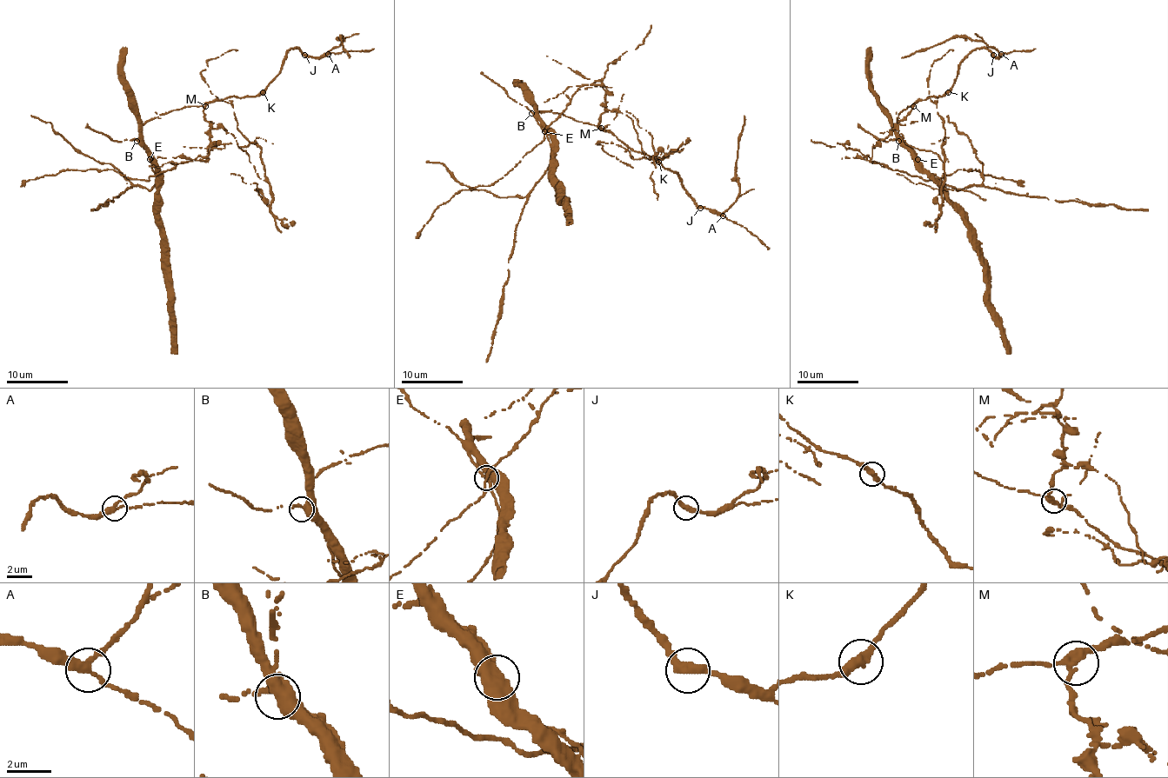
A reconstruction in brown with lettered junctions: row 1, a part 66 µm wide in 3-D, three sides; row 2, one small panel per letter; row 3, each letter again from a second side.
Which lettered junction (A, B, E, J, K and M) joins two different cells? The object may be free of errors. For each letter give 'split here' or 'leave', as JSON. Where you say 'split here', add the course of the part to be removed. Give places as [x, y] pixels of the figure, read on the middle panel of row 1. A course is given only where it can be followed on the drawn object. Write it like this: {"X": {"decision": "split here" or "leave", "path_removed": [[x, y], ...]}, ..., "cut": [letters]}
{"A": {"decision": "leave"}, "B": {"decision": "leave"}, "E": {"decision": "leave"}, "J": {"decision": "leave"}, "K": {"decision": "leave"}, "M": {"decision": "split here", "path_removed": [[600, 128], [610, 109], [632, 120], [646, 158], [660, 158], [632, 158], [624, 148], [596, 143], [632, 168]]}, "cut": ["M"]}

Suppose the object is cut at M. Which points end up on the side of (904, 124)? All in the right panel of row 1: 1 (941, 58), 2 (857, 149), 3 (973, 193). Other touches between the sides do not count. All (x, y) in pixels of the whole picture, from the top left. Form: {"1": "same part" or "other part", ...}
{"1": "same part", "2": "same part", "3": "same part"}

